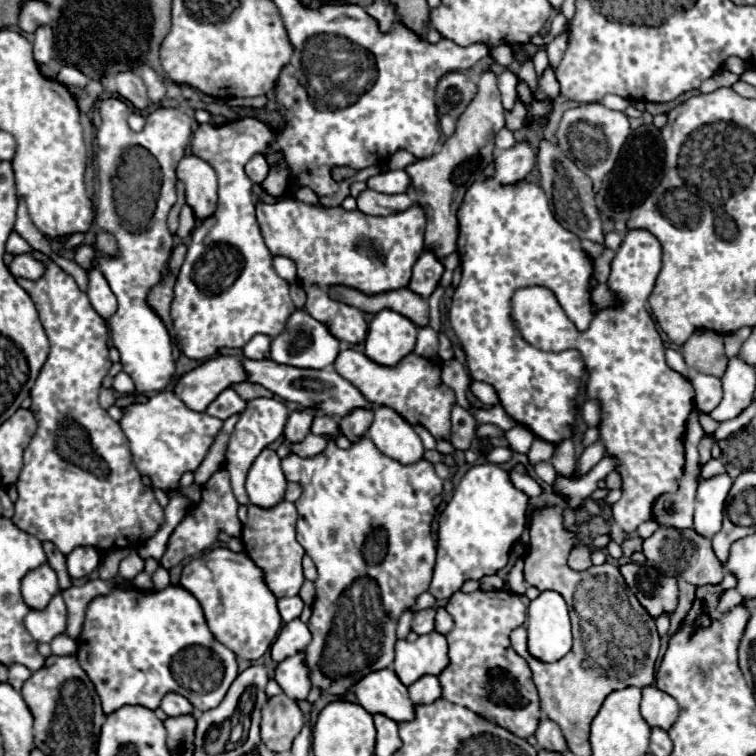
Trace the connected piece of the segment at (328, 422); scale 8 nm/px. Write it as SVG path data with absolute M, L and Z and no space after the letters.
M315 415L313 423L311 423L311 433L337 437L337 435L341 435L341 429L339 429L337 419L333 419L333 417L329 417L329 415Z

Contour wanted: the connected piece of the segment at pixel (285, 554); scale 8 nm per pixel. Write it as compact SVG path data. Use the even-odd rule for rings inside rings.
M281 501L273 509L261 509L257 505L249 505L249 519L241 533L245 553L263 571L263 579L267 587L277 599L297 595L305 581L303 567L301 567L301 559L305 551L295 539L295 521L297 521L297 509L289 501Z

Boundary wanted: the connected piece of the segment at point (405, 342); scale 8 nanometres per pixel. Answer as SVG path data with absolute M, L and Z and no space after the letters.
M381 311L373 317L365 339L365 355L377 365L395 367L415 349L417 327L395 311Z

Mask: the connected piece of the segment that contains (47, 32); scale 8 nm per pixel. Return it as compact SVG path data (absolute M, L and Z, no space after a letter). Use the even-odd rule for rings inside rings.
M39 27L35 31L35 41L33 41L33 59L37 65L49 63L53 53L53 33L49 27Z

